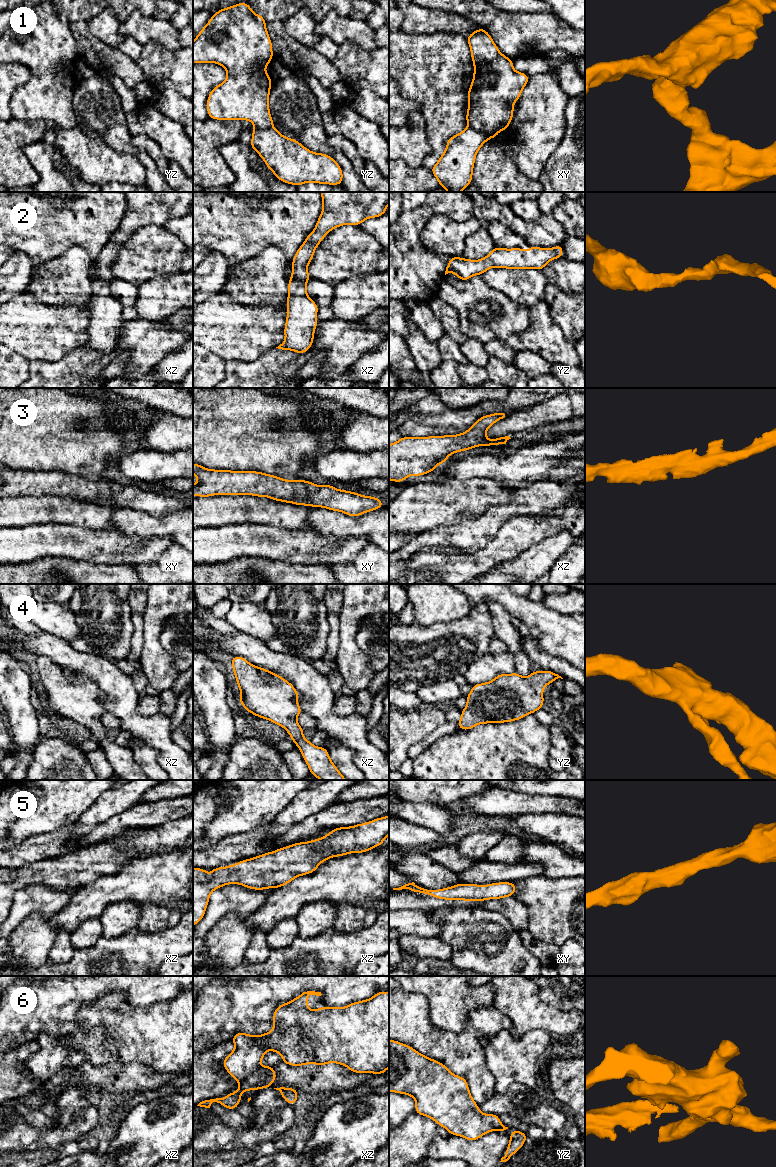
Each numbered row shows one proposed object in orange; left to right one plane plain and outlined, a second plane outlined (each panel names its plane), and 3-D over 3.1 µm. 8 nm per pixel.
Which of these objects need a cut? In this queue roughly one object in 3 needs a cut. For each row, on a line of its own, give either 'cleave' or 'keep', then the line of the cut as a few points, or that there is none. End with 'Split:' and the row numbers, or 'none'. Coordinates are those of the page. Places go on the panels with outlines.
1: cleave; cut xy (468, 125), (490, 137)
2: keep; cut none
3: keep; cut none
4: keep; cut none
5: keep; cut none
6: cleave; cut xz (239, 1088), (242, 1091)
Split: 1, 6

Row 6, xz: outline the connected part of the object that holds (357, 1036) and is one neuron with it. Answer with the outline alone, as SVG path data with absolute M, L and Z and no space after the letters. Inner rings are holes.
M307 991L293 1000L279 1005L273 1013L274 1028L262 1035L237 1032L231 1041L235 1049L228 1054L222 1066L238 1081L242 1091L269 1088L277 1079L275 1066L260 1066L267 1050L282 1056L282 1062L290 1066L328 1063L346 1066L354 1073L381 1075L389 1068L389 992L381 991L370 999L337 1007L308 1008L309 995L321 996L321 992Z

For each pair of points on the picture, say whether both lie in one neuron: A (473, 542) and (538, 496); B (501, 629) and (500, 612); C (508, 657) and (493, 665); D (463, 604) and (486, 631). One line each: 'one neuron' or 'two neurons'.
A: one neuron
B: one neuron
C: one neuron
D: two neurons

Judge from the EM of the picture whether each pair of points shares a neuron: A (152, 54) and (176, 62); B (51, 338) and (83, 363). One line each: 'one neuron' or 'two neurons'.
A: one neuron
B: two neurons

